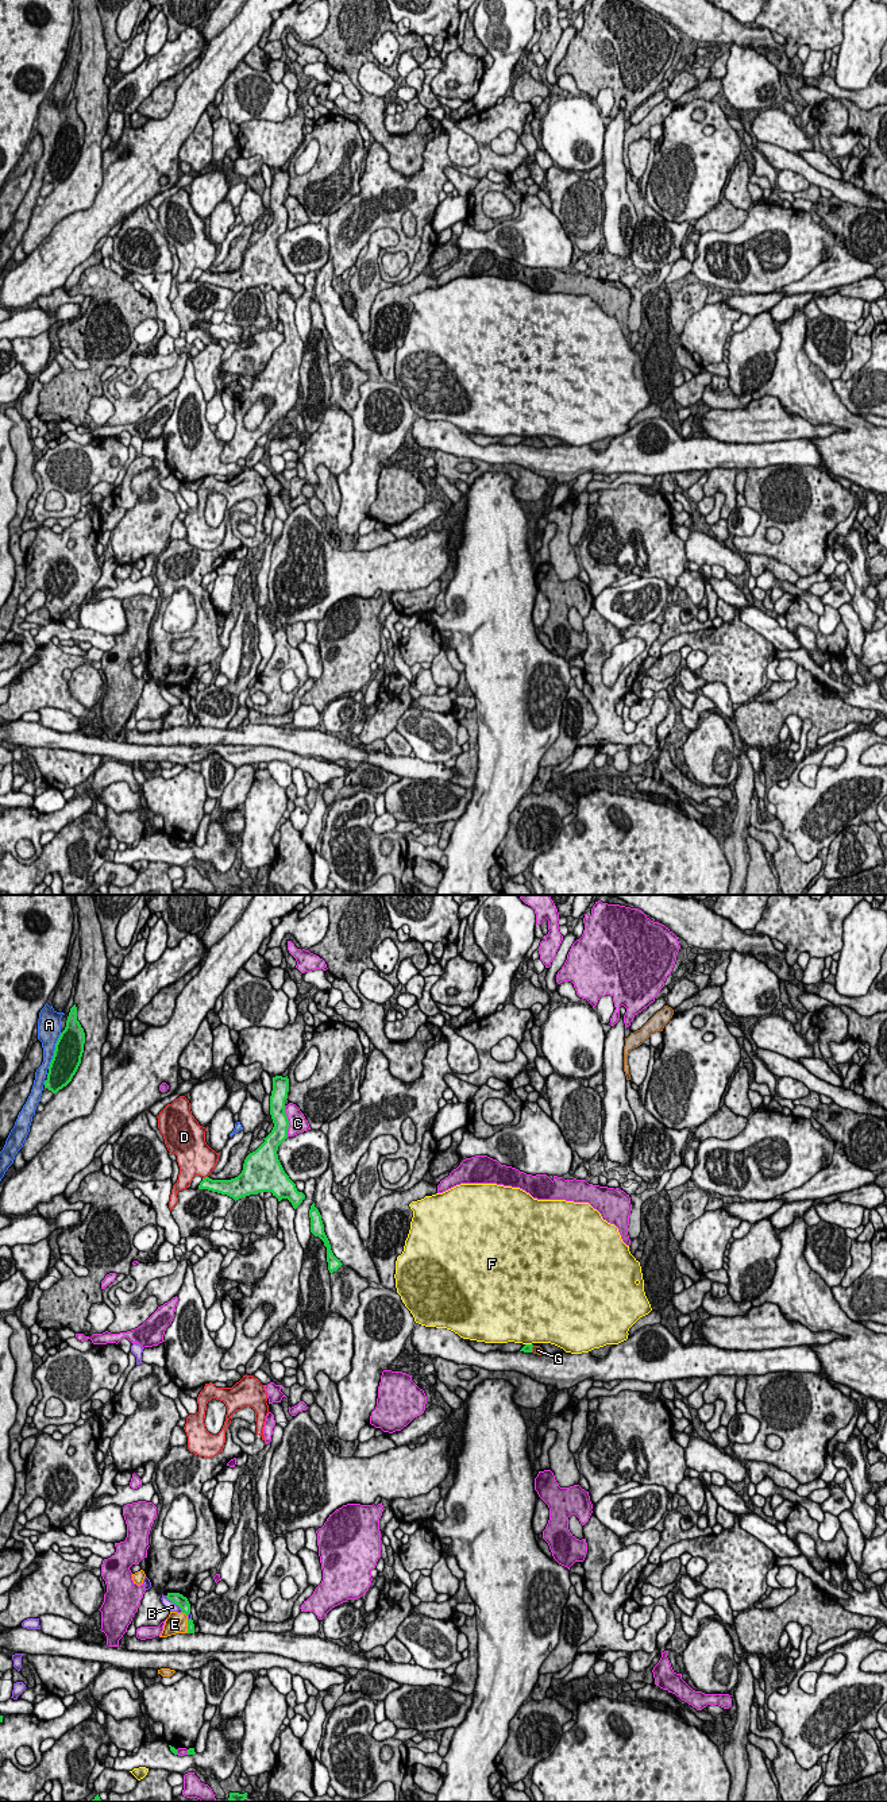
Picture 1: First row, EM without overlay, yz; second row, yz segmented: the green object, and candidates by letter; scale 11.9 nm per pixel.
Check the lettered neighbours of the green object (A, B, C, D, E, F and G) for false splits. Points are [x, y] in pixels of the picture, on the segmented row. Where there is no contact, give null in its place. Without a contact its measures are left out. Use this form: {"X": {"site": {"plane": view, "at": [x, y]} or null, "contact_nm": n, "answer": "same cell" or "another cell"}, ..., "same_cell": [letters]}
{"A": {"site": {"plane": "yz", "at": [54, 1050]}, "contact_nm": 460, "answer": "another cell"}, "B": {"site": {"plane": "yz", "at": [174, 1602]}, "contact_nm": 280, "answer": "another cell"}, "C": {"site": {"plane": "yz", "at": [288, 1121]}, "contact_nm": 380, "answer": "another cell"}, "D": {"site": {"plane": "yz", "at": [205, 1177]}, "contact_nm": 70, "answer": "another cell"}, "E": {"site": {"plane": "yz", "at": [184, 1612]}, "contact_nm": 100, "answer": "another cell"}, "F": {"site": {"plane": "yz", "at": [528, 1345]}, "contact_nm": 80, "answer": "another cell"}, "G": {"site": {"plane": "yz", "at": [531, 1349]}, "contact_nm": 90, "answer": "same cell"}, "same_cell": ["G"]}

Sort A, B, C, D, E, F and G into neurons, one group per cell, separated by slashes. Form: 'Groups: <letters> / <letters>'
Groups: A / B / C / D / E / F / G

